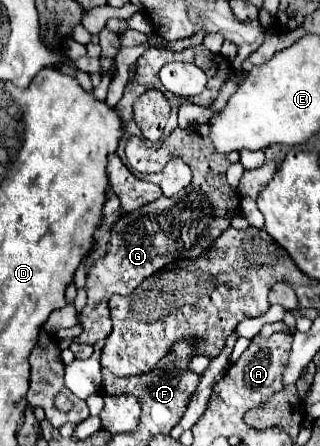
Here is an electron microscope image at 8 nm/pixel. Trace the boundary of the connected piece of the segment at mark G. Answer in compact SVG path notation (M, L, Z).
M207 125L175 129L165 143L171 151L167 153L165 149L163 155L181 157L191 167L193 181L171 199L159 197L137 211L123 213L113 225L109 251L105 257L99 257L87 273L87 305L79 313L83 331L73 339L75 343L97 345L105 341L105 337L111 333L111 317L107 317L107 301L111 295L131 295L143 279L155 275L165 265L203 255L211 247L213 239L231 227L231 219L237 215L233 209L241 209L241 195L227 183L225 175L229 165L239 161L239 153L219 155L207 139Z

